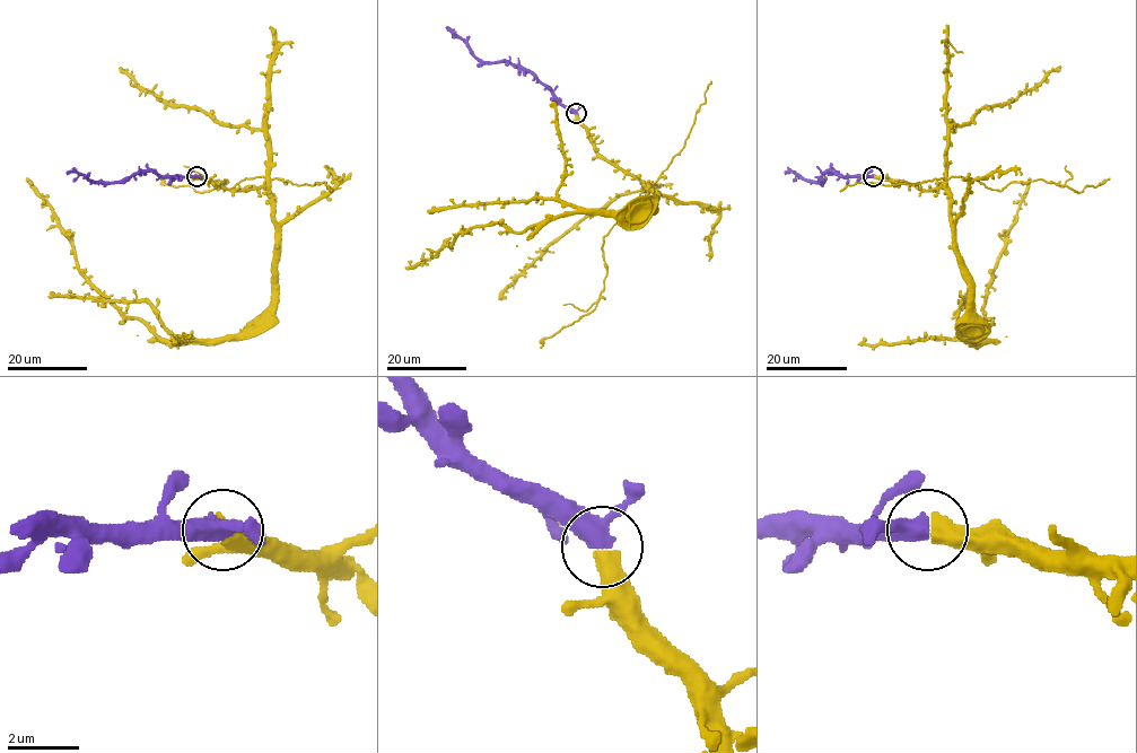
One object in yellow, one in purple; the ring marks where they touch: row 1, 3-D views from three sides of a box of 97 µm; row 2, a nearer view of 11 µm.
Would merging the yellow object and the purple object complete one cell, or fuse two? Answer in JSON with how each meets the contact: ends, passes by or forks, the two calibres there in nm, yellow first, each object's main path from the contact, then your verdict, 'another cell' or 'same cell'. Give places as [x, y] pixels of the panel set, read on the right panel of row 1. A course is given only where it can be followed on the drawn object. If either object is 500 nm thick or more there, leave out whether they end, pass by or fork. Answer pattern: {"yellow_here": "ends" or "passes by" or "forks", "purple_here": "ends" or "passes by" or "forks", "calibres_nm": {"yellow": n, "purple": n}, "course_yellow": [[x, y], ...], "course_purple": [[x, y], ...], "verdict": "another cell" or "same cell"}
{"calibres_nm": {"yellow": 550, "purple": 400}, "course_yellow": [[874, 176], [943, 187], [979, 342], [993, 323], [986, 289], [1029, 177]], "course_purple": [[873, 176], [838, 176], [827, 172], [820, 182], [806, 182], [790, 172], [785, 174]], "verdict": "same cell"}

